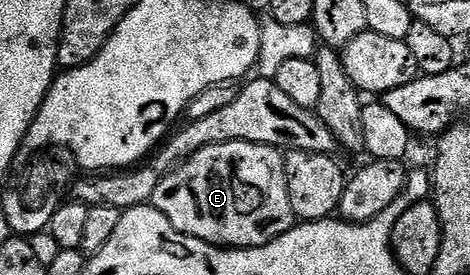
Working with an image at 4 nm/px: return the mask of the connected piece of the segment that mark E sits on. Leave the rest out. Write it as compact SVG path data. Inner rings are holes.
M223 143L210 145L182 166L171 171L154 189L151 206L156 207L178 229L178 233L210 243L213 247L243 249L261 247L286 233L294 225L284 155L277 148L261 143Z

